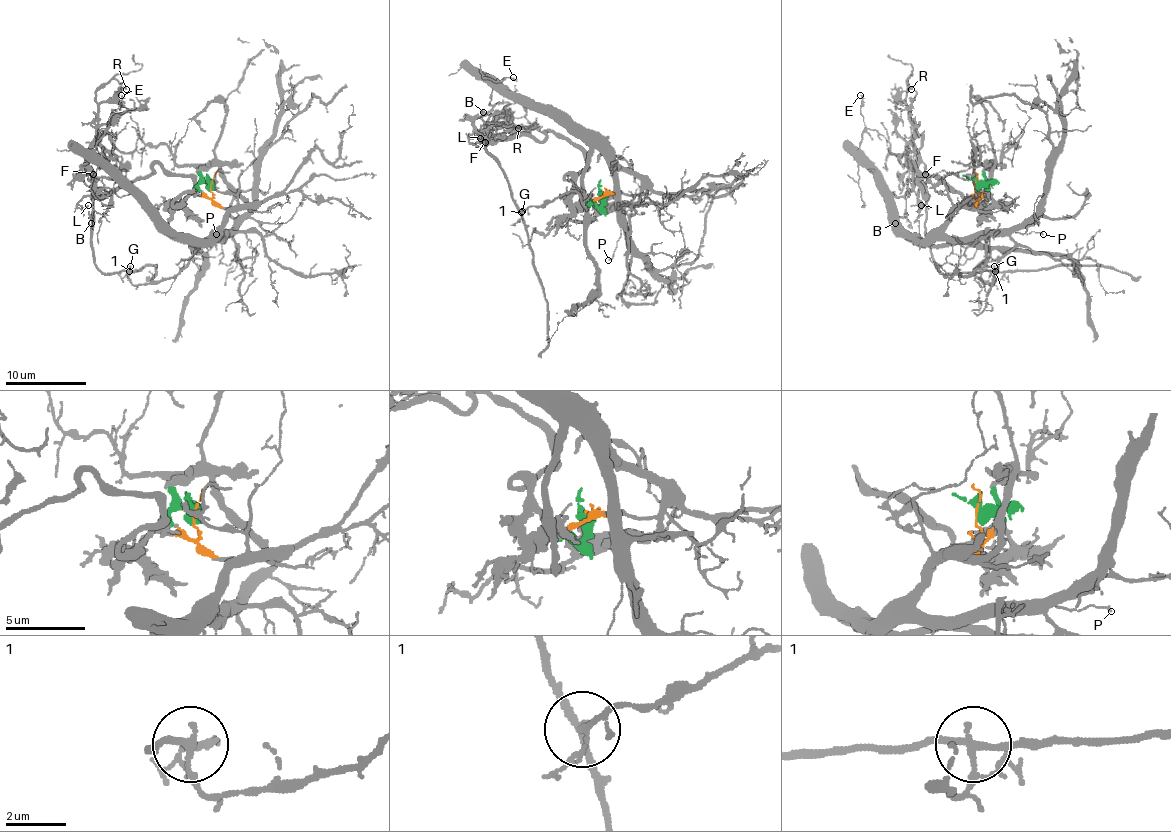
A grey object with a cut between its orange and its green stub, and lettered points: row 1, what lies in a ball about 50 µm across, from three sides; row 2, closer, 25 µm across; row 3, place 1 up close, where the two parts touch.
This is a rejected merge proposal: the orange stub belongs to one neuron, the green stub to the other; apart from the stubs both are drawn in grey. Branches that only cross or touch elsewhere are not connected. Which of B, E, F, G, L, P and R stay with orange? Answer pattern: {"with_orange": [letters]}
{"with_orange": ["E", "G", "P"]}

